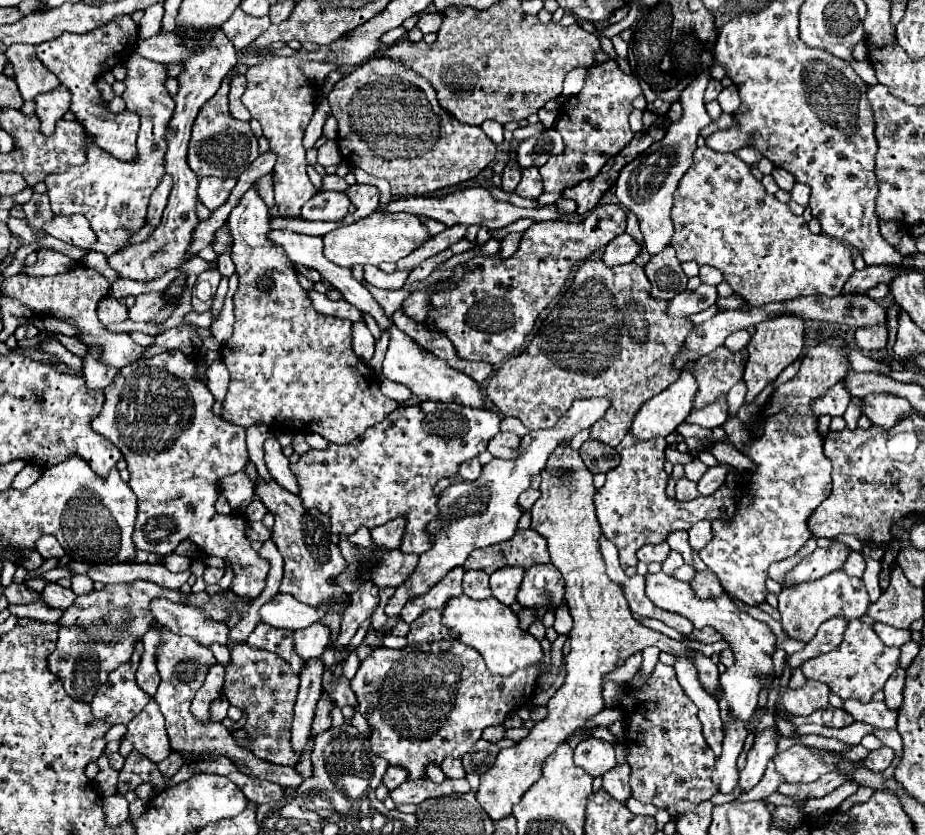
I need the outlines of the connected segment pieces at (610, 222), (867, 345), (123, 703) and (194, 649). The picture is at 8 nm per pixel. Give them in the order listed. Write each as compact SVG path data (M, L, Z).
M601 205L593 209L583 223L565 223L559 219L535 223L523 233L517 251L509 259L503 259L499 253L487 257L473 257L469 259L469 265L477 265L477 269L473 269L469 277L461 277L455 287L449 285L445 289L433 291L433 295L429 297L429 301L433 301L433 325L437 325L437 329L441 329L441 333L449 337L457 357L499 365L503 359L513 355L513 351L523 347L525 337L531 333L537 321L537 315L557 297L571 269L591 257L597 249L605 247L607 241L625 233L625 225L627 215L619 205Z
M875 325L875 327L867 327L867 329L857 329L855 343L863 351L883 349L887 345L887 327Z
M139 641L135 645L135 653L133 653L131 661L127 661L125 665L117 667L113 673L109 673L105 685L101 685L101 689L97 689L97 693L91 701L91 709L97 719L117 725L121 721L133 719L149 703L151 697L147 693L143 693L139 689L139 685L135 683L135 671L139 667L141 655L143 655L143 643Z
M153 621L151 629L161 631L161 639L159 639L157 653L155 653L161 683L159 683L159 689L155 693L155 699L157 699L159 707L161 707L163 717L165 717L165 727L167 727L167 735L169 735L169 739L173 743L173 749L179 751L179 753L187 753L187 755L201 755L201 753L223 755L223 757L231 759L233 765L241 773L245 773L249 777L267 779L267 781L279 783L281 787L299 787L303 779L293 767L273 765L269 761L261 761L253 753L249 753L249 749L239 747L235 743L235 739L231 737L231 733L221 723L211 723L211 721L209 723L199 723L193 717L193 713L189 709L191 707L191 697L203 685L209 667L213 667L217 661L215 661L213 653L207 647L199 645L199 641L193 641L193 637L181 637L181 635L169 633L169 629L165 629L157 621Z

